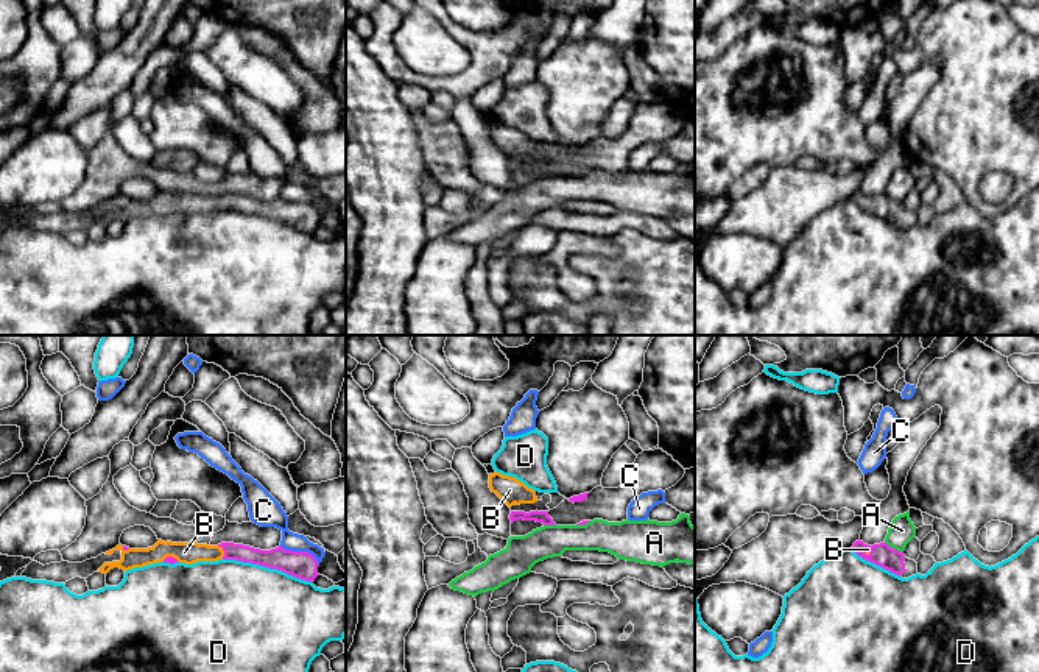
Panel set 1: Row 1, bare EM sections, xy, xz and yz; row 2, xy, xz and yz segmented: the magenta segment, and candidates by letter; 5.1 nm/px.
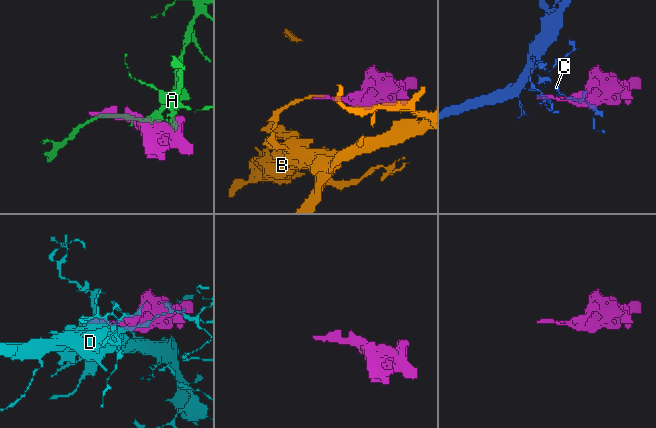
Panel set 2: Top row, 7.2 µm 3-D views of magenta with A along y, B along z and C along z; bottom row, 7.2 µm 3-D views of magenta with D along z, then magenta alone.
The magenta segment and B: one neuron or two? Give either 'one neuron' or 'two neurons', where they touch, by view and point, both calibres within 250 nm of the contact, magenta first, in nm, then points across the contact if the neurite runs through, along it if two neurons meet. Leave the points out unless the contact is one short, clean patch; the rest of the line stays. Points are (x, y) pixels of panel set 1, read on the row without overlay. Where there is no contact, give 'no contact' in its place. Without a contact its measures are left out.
one neuron; contact xy (225, 203); calibres 100 and 110 nm

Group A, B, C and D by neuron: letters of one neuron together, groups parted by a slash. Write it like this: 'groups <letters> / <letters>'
groups A / B / C / D

